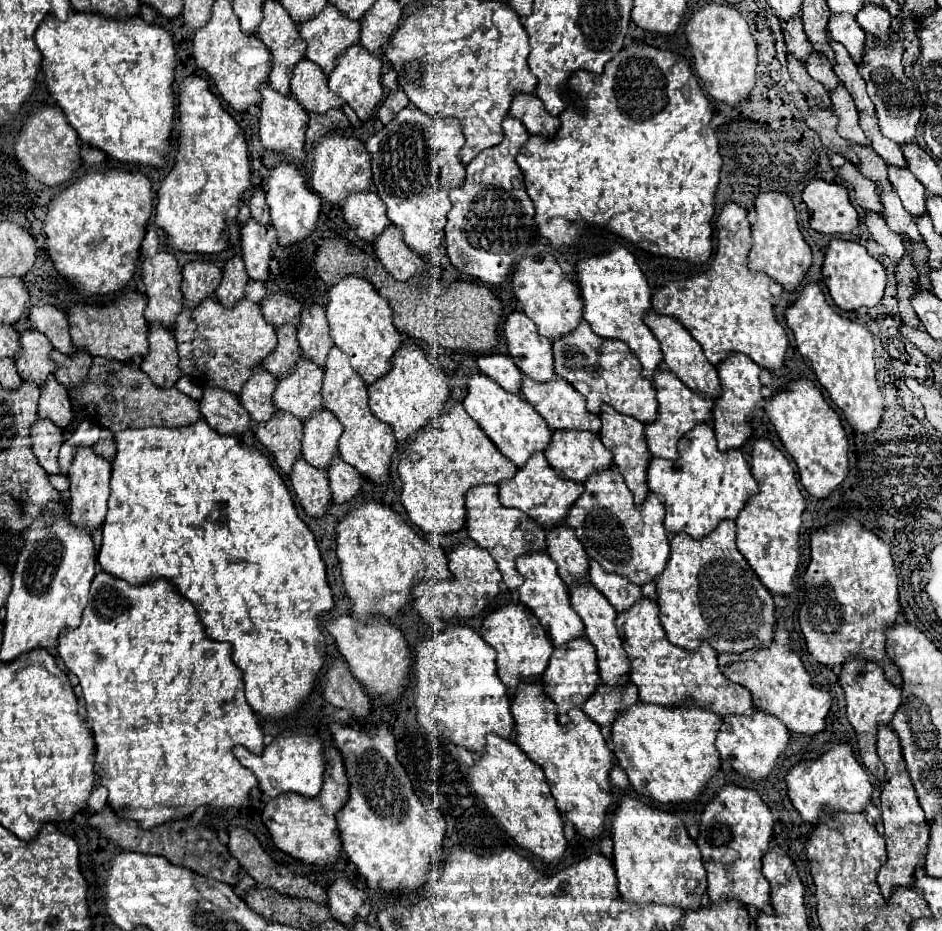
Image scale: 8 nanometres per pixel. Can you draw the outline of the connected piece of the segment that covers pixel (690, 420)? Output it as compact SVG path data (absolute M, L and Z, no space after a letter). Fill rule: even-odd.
M657 370L653 382L655 382L655 390L657 390L657 402L659 402L659 420L645 426L647 446L649 446L649 452L655 458L675 460L675 458L679 458L677 442L685 436L685 432L695 428L699 422L709 422L711 420L713 400L689 390L675 374L665 372L665 370Z

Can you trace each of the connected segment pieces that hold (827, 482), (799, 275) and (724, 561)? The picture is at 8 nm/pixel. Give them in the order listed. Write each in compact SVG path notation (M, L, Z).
M795 380L787 390L767 398L765 414L775 426L785 450L793 456L803 488L815 498L827 498L847 476L849 442L837 412L811 380Z
M777 192L759 194L755 200L755 224L753 224L753 248L749 252L751 272L763 272L781 284L787 292L793 292L807 276L811 268L811 248L803 240L797 228L795 206L789 196Z
M723 520L711 536L693 540L687 534L675 534L671 538L671 556L663 574L657 578L657 594L661 608L661 624L667 632L667 640L685 650L699 650L699 644L713 642L713 650L719 654L743 654L755 648L767 648L775 634L775 604L769 590L755 576L747 560L735 546L735 522Z

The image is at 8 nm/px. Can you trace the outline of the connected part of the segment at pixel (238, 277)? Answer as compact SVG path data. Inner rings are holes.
M235 256L231 258L227 264L225 264L225 270L223 270L223 280L215 292L215 298L231 308L235 302L239 302L243 296L245 296L245 286L247 286L247 272L245 272L245 266L243 266L243 260L241 256Z

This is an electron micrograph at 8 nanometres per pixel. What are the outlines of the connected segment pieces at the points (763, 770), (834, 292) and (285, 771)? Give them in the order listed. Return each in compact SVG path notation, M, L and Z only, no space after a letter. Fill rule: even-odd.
M755 710L753 716L727 716L723 718L721 732L717 734L717 750L725 762L729 762L741 776L751 778L753 782L761 782L767 778L779 756L783 756L789 744L789 730L775 716L769 716L761 710Z
M833 238L827 246L825 264L823 264L823 280L825 280L825 286L827 286L833 302L841 310L857 310L861 306L867 306L867 308L877 306L883 298L883 290L887 284L885 268L875 258L871 258L861 244L841 240L841 238Z
M293 734L293 736L277 736L269 746L265 746L263 754L251 754L247 748L237 746L233 748L233 754L237 760L249 768L257 780L263 794L269 798L277 798L285 792L295 792L307 798L315 798L323 784L323 772L325 772L325 744L317 736L307 734Z

